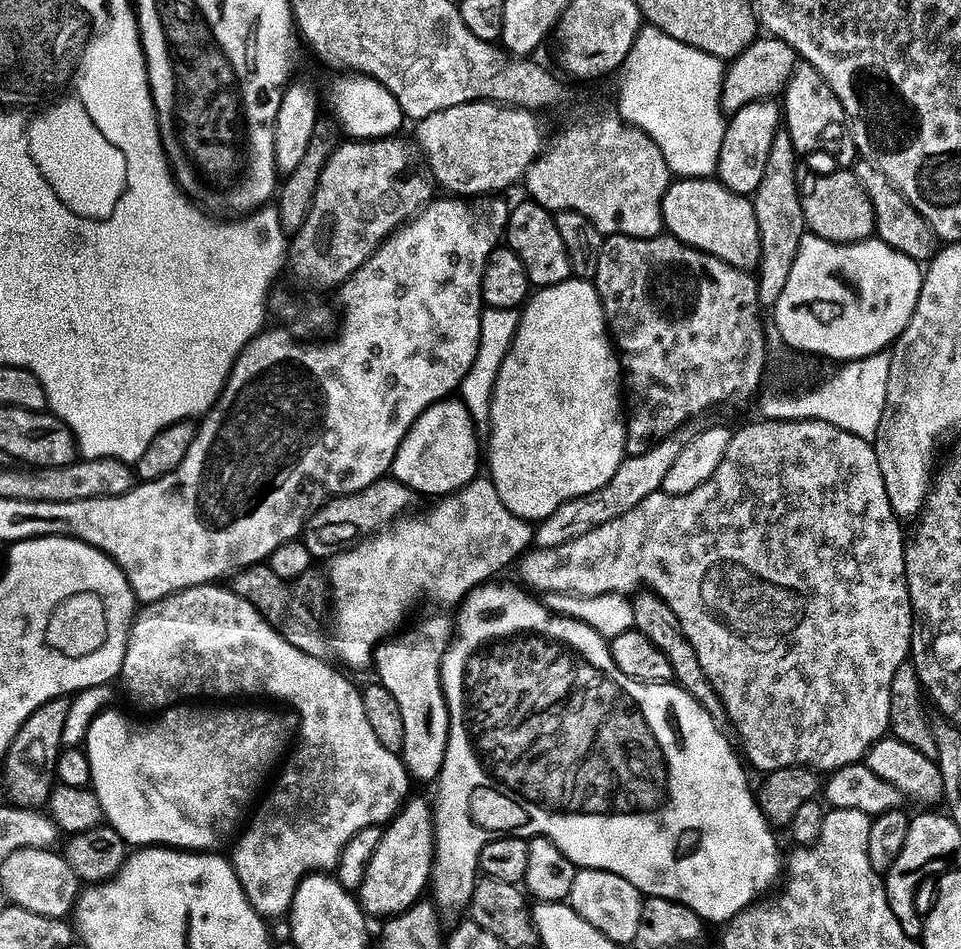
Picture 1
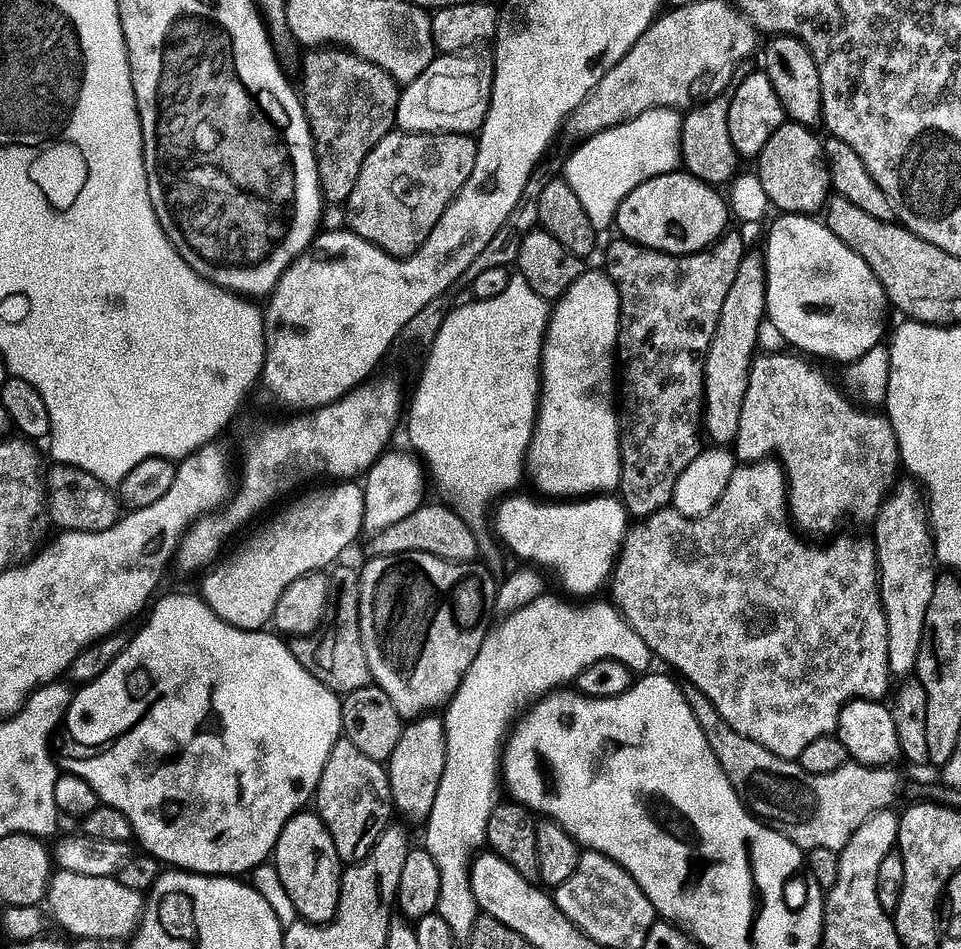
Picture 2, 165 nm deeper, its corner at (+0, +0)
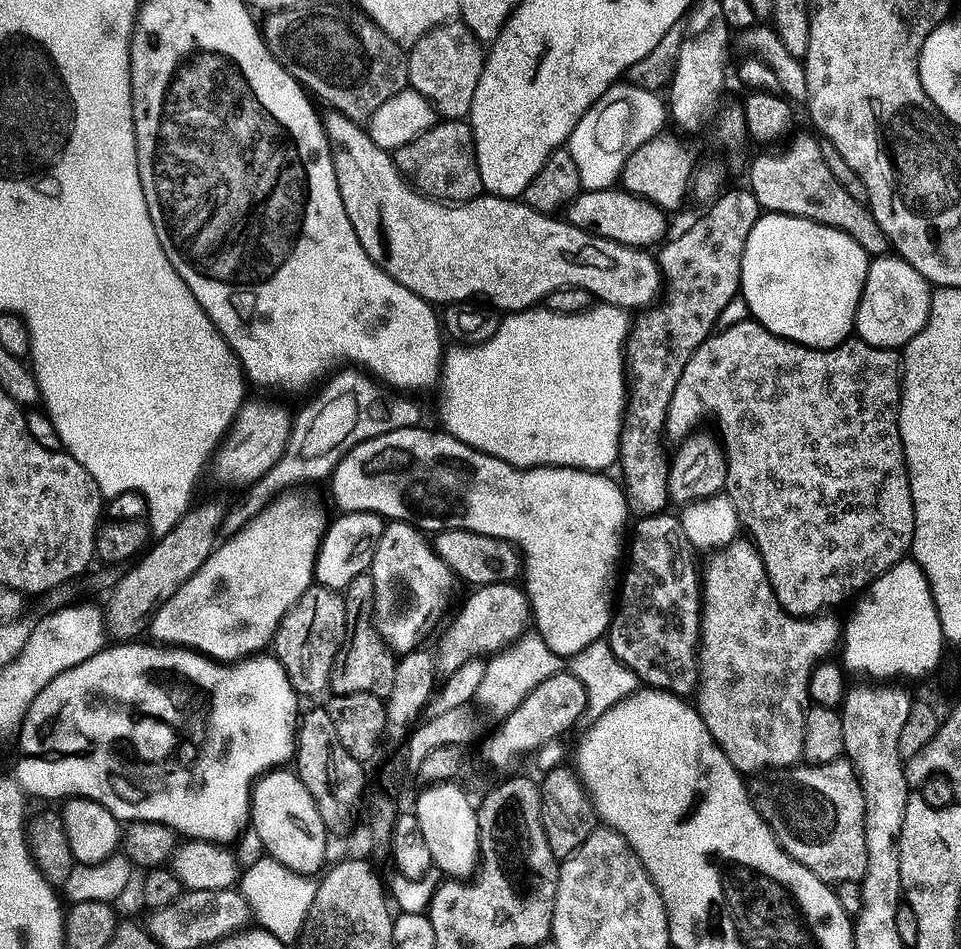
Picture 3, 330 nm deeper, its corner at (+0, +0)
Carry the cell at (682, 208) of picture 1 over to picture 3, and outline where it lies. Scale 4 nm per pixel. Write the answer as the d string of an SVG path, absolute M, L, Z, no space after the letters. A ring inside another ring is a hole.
M607 188L601 192L581 191L579 198L568 205L566 219L578 230L589 232L591 236L641 250L655 249L670 231L670 220L663 208L616 188Z

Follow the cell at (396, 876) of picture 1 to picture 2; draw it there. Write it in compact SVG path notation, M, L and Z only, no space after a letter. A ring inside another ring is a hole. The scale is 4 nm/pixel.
M439 715L421 716L405 727L402 742L398 742L394 754L386 761L395 811L400 816L419 824L427 820L436 802L446 762L446 730Z

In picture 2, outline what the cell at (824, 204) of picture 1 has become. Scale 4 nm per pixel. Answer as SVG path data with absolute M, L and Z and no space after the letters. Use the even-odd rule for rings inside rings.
M785 122L778 130L774 130L774 138L766 142L766 150L758 158L758 175L762 182L762 190L766 190L766 198L773 209L777 208L777 213L789 216L811 216L825 211L826 205L833 195L832 175L828 169L828 160L824 156L824 145L821 137L816 137L811 127L806 124L795 122Z

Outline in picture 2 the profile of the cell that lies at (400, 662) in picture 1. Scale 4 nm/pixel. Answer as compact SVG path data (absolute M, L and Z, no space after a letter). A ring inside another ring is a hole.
M426 553L378 556L368 562L360 572L360 625L375 687L390 694L390 702L398 706L402 717L419 718L435 713L459 690L463 676L489 634L488 619L494 616L498 580L479 568L479 563L452 563Z

